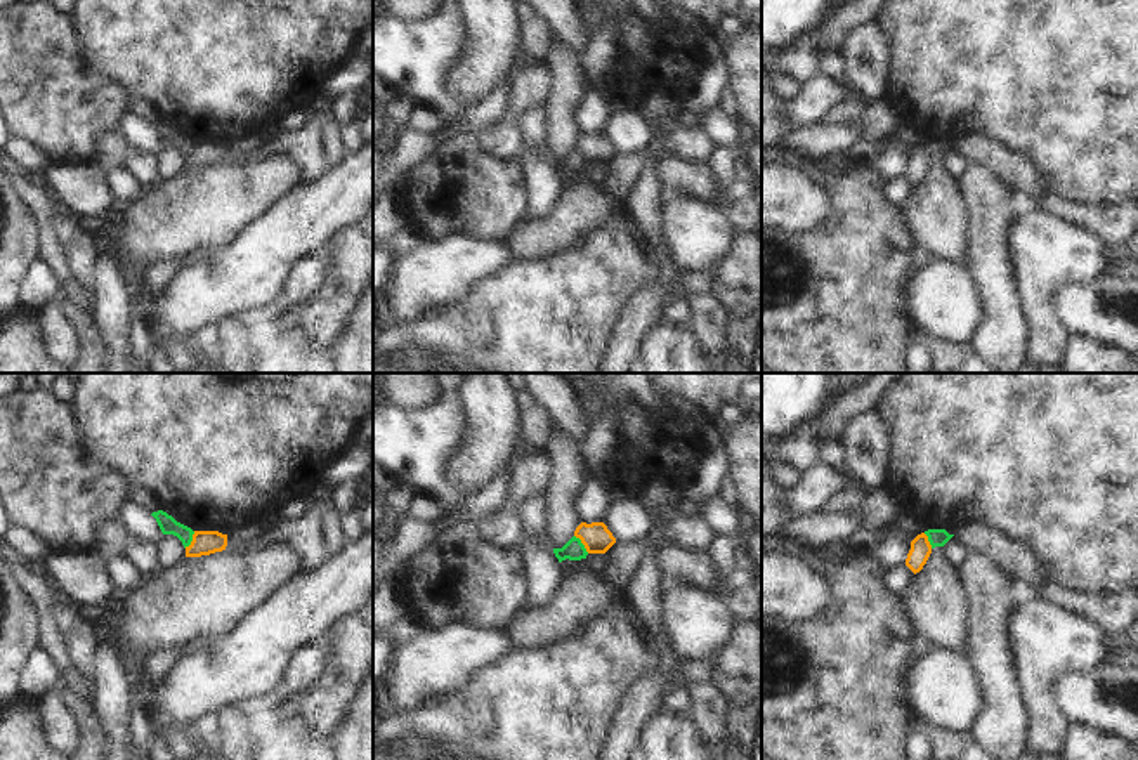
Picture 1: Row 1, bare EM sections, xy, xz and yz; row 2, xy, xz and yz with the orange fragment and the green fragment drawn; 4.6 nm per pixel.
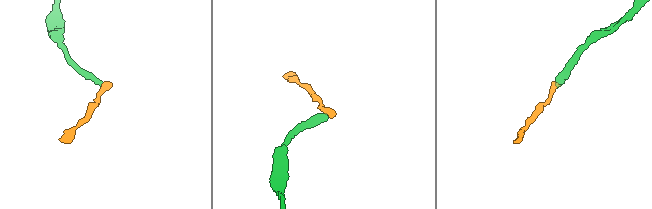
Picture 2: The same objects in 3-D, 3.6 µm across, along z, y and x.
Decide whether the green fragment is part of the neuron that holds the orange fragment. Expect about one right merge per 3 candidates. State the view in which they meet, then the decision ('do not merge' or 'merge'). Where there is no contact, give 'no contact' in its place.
meets orange in xz; do not merge

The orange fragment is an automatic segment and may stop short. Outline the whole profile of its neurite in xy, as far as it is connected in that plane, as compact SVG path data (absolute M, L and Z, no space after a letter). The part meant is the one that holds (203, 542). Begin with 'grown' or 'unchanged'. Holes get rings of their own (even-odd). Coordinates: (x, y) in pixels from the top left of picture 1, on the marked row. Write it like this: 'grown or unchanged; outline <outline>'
unchanged; outline M194 531L193 541L186 547L186 557L201 557L222 552L227 547L227 534L219 531Z

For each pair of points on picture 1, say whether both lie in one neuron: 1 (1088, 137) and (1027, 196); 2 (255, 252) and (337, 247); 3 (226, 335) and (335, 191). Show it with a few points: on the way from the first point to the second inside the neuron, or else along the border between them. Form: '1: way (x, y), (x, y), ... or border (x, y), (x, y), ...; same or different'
1: border (1015, 150), (1029, 160), (1048, 193); different
2: border (354, 222), (339, 229), (323, 245); different
3: border (228, 318), (217, 325); different

